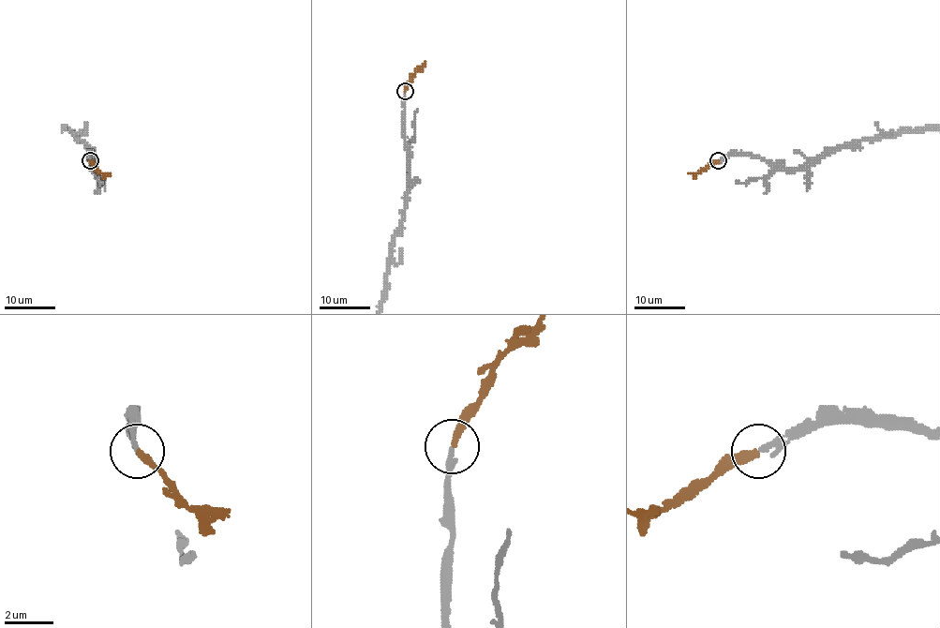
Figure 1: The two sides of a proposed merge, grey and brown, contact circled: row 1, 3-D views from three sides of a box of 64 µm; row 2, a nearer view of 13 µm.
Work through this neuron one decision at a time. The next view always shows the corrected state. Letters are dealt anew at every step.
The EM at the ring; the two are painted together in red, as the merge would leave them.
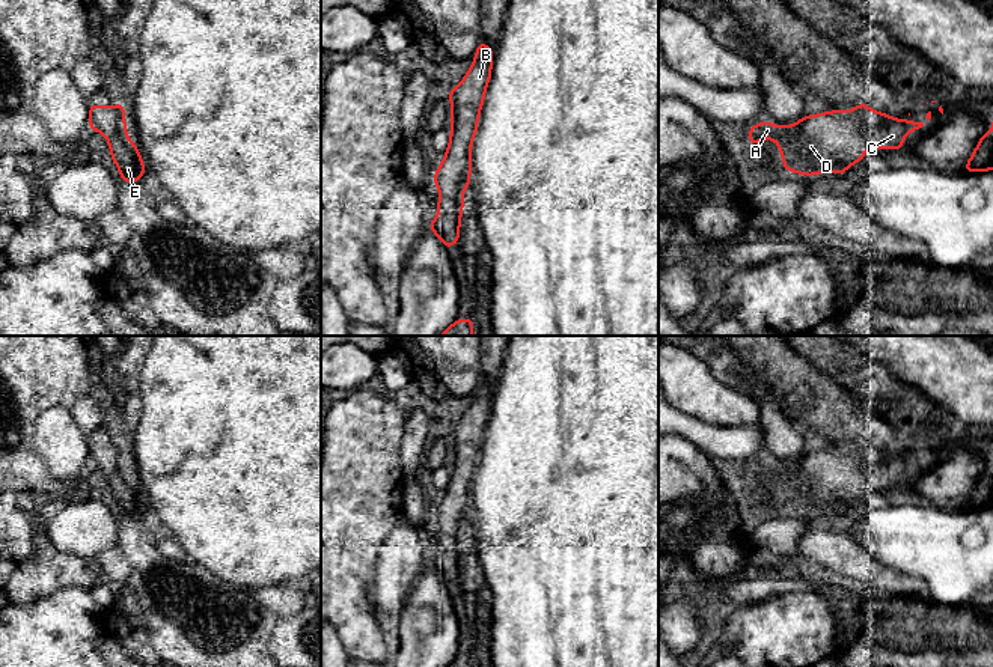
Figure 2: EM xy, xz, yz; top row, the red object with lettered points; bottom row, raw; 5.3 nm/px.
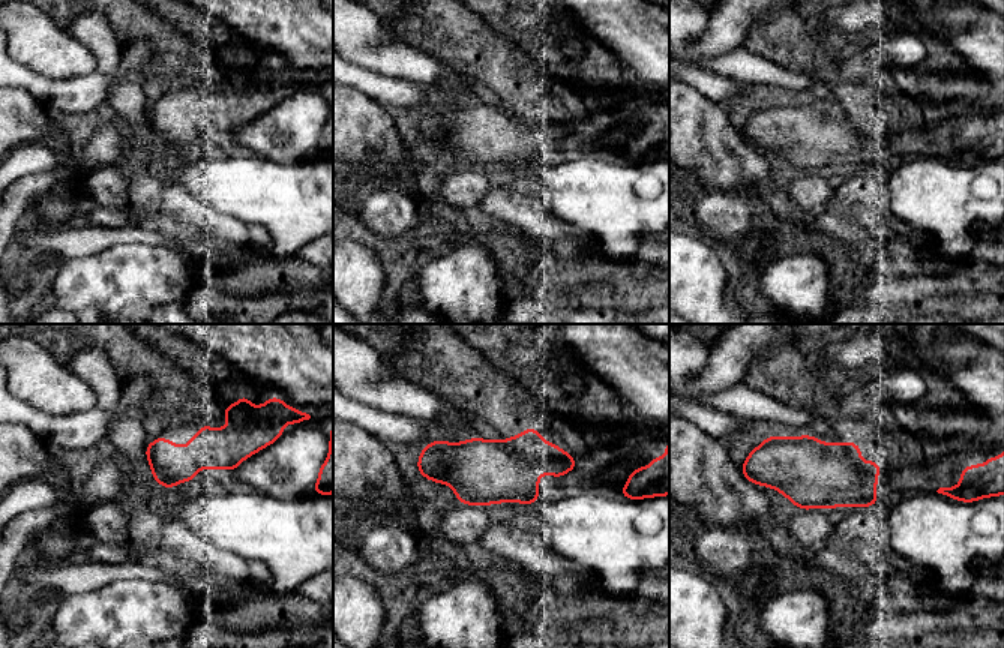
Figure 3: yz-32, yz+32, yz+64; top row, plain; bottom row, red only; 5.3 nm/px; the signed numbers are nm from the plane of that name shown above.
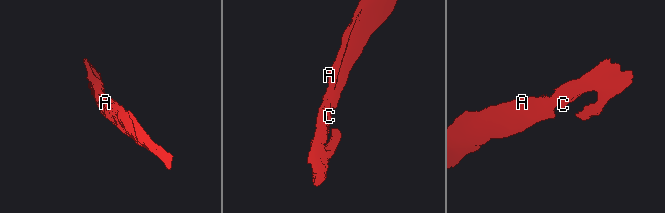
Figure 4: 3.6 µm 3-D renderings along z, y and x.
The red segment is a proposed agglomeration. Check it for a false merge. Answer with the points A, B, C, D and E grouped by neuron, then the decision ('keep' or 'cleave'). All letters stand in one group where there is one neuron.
A B C D E | keep

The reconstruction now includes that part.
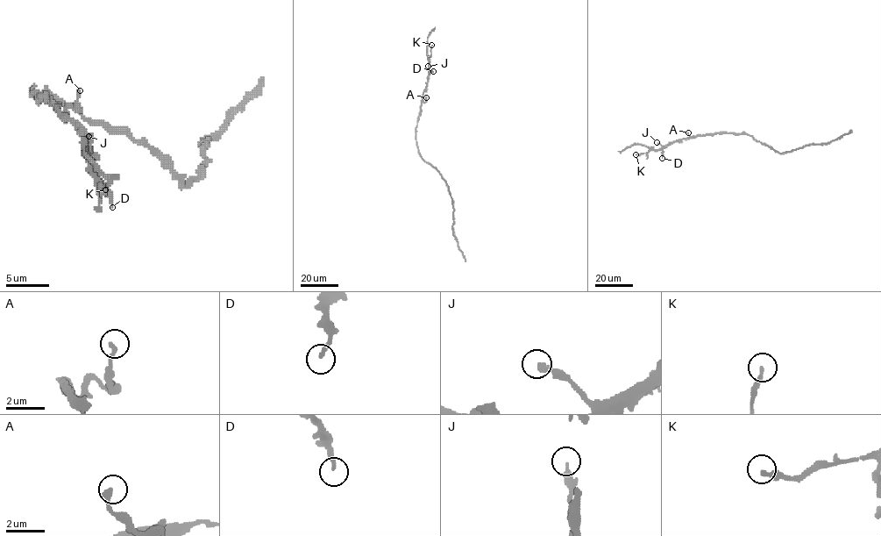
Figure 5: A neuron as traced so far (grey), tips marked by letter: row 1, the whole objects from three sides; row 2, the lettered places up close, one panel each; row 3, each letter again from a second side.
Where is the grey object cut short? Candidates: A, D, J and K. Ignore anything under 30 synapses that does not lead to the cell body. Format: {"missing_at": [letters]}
{"missing_at": ["D"]}

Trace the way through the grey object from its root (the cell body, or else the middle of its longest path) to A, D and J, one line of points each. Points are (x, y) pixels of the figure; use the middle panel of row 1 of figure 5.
A: (419, 152), (415, 126), (421, 103), (426, 97)
D: (419, 152), (415, 126), (428, 76), (433, 71)
J: (419, 152), (415, 126), (428, 82), (428, 66)

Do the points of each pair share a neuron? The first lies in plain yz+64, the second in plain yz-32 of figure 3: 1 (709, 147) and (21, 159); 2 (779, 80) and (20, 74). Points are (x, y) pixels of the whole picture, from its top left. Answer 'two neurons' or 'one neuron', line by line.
1: two neurons
2: two neurons

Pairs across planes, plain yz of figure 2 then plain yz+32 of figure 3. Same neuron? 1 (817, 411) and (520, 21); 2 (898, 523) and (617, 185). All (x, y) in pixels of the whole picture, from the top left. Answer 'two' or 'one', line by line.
1: two
2: one

